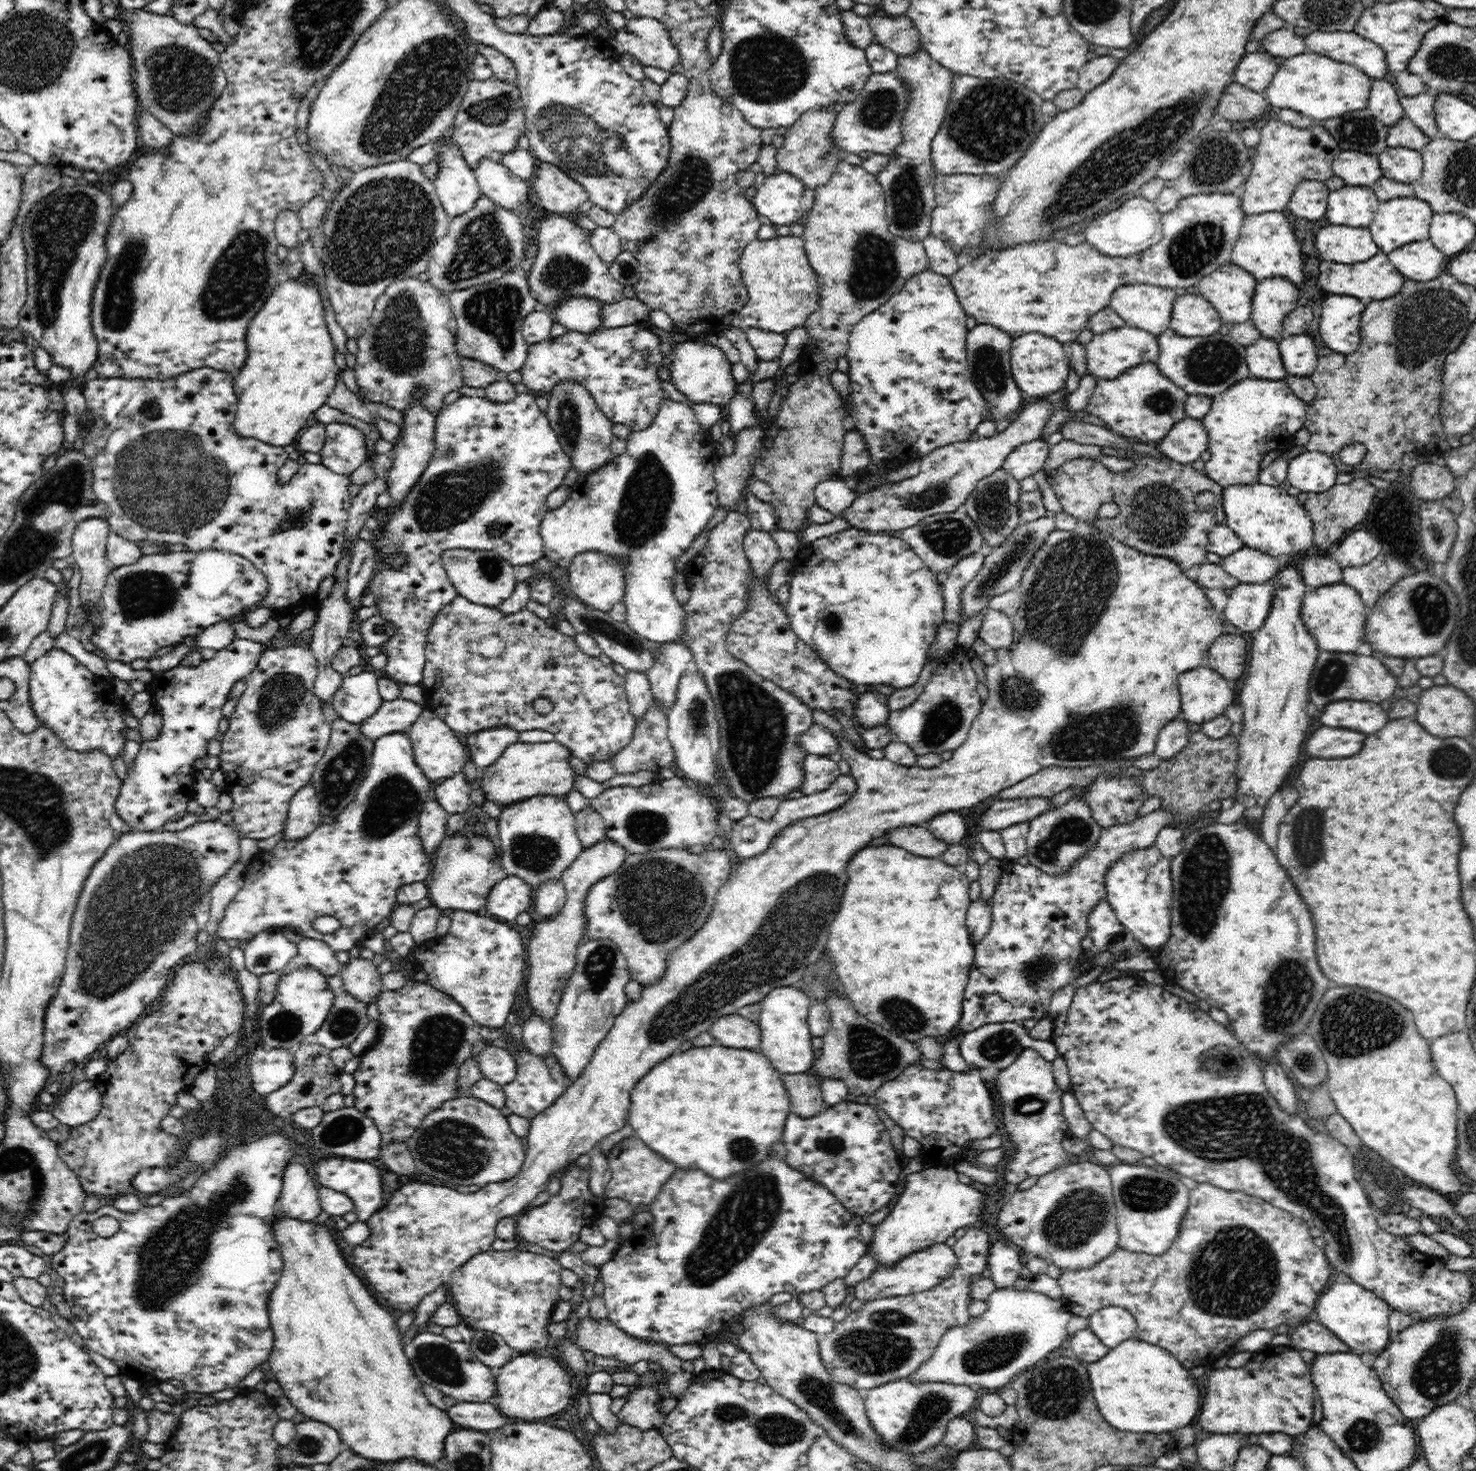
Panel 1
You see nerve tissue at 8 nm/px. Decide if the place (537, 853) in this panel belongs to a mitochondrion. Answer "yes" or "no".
yes

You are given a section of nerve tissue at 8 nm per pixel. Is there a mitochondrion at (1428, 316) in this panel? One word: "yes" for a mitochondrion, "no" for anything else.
yes

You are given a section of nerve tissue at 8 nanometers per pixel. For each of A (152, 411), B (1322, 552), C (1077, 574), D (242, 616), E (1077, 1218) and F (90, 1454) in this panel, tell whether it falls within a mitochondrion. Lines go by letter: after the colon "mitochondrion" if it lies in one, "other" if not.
A: mitochondrion
B: other
C: mitochondrion
D: other
E: mitochondrion
F: mitochondrion

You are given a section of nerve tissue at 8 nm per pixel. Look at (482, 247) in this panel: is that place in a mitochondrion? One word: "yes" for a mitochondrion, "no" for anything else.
yes

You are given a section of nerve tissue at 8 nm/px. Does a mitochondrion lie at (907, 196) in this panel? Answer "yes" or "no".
yes

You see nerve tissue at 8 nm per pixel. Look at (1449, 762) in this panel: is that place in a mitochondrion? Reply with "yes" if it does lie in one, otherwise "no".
yes

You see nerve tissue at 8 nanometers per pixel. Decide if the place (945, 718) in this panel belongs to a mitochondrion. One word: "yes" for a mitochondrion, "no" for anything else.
yes

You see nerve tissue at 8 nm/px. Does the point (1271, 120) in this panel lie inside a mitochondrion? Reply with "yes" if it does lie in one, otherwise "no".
no

